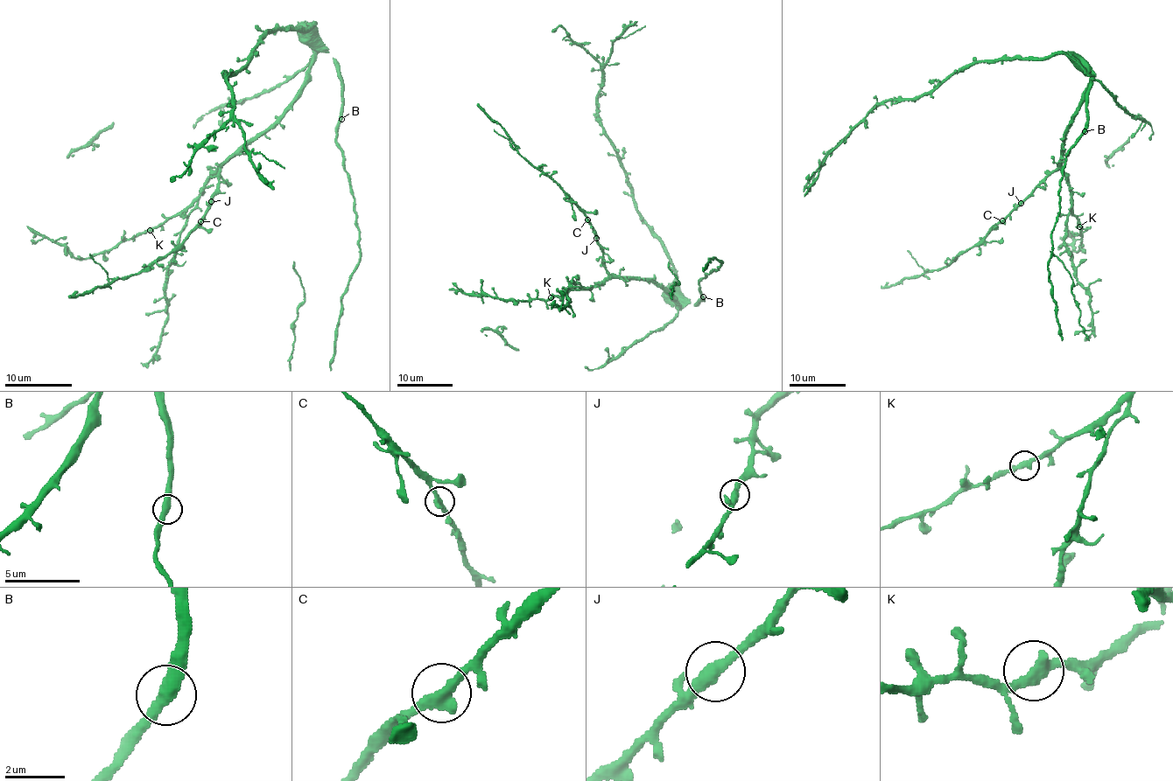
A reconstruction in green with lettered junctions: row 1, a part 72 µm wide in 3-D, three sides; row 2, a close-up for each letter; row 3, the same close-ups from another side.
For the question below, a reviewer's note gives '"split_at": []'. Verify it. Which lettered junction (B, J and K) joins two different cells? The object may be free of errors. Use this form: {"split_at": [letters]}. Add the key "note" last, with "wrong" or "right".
{"split_at": [], "note": "right"}

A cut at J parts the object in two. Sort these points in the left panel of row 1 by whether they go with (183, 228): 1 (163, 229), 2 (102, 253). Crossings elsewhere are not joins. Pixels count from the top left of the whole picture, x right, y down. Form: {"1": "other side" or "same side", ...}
{"1": "same side", "2": "same side"}

